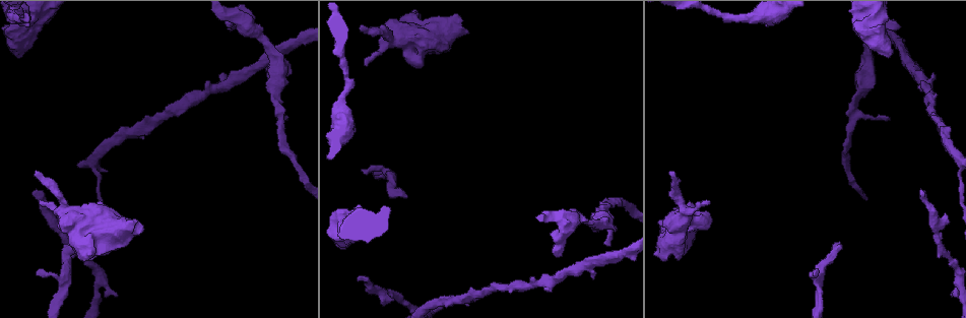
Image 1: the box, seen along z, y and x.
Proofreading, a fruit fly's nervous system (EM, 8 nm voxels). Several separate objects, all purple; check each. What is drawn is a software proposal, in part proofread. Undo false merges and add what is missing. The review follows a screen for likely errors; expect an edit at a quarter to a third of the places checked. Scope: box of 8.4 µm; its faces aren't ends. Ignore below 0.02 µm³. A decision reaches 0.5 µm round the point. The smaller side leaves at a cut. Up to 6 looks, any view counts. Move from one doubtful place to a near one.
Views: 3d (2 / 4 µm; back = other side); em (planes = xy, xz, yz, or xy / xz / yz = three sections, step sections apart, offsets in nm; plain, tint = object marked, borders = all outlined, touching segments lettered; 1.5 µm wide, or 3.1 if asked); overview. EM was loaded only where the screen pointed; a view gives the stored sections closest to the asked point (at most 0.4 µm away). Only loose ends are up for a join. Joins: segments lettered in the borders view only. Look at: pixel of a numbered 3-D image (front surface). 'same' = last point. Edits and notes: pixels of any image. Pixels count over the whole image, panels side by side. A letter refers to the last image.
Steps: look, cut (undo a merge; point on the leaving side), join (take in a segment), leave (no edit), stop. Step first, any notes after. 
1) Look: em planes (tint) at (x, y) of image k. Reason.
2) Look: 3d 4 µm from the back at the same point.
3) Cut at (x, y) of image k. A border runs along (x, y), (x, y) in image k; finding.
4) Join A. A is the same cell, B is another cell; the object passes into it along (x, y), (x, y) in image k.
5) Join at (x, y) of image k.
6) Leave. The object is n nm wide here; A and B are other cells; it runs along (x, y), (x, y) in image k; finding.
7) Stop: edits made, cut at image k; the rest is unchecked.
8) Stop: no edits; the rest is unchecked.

Look: em planes (borders) at (406, 198) of image 1. An open end.

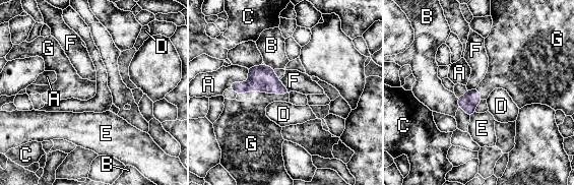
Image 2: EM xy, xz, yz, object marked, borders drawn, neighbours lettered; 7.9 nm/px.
Join G. G is the same cell, A, B, C, D, E and F are other cells; the object passes into it along (262, 78), (271, 93), (250, 116) in image 2; it goes on there.

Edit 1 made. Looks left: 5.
Look: overview.

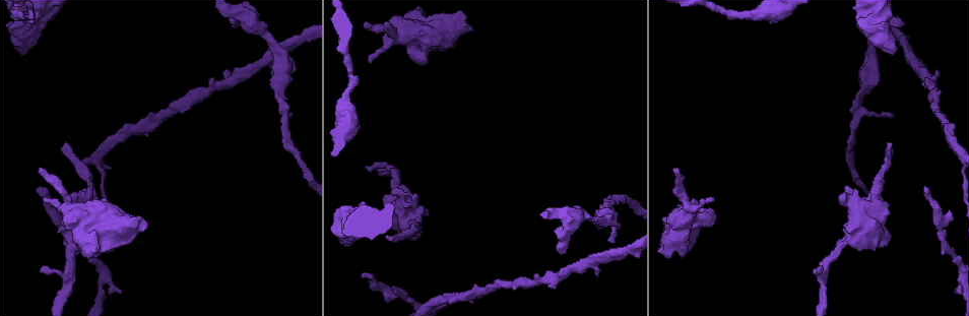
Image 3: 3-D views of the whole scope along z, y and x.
Look: em planes (tint) at (391, 239) of image 3.

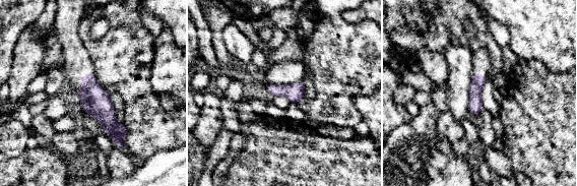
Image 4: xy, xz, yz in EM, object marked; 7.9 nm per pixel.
Look: em planes (borders) at the same point.

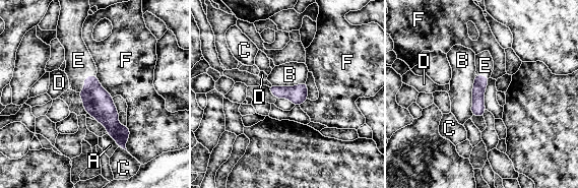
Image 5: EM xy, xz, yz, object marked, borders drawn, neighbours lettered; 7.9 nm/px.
Join E. E is the same cell, A, B, C, D and F are other cells; the object passes into it along (98, 102), (83, 81), (79, 64) in image 5; it goes on there.

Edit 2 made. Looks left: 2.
Stop: edits made, join at image 2, join at image 5; the rest is unchecked.

